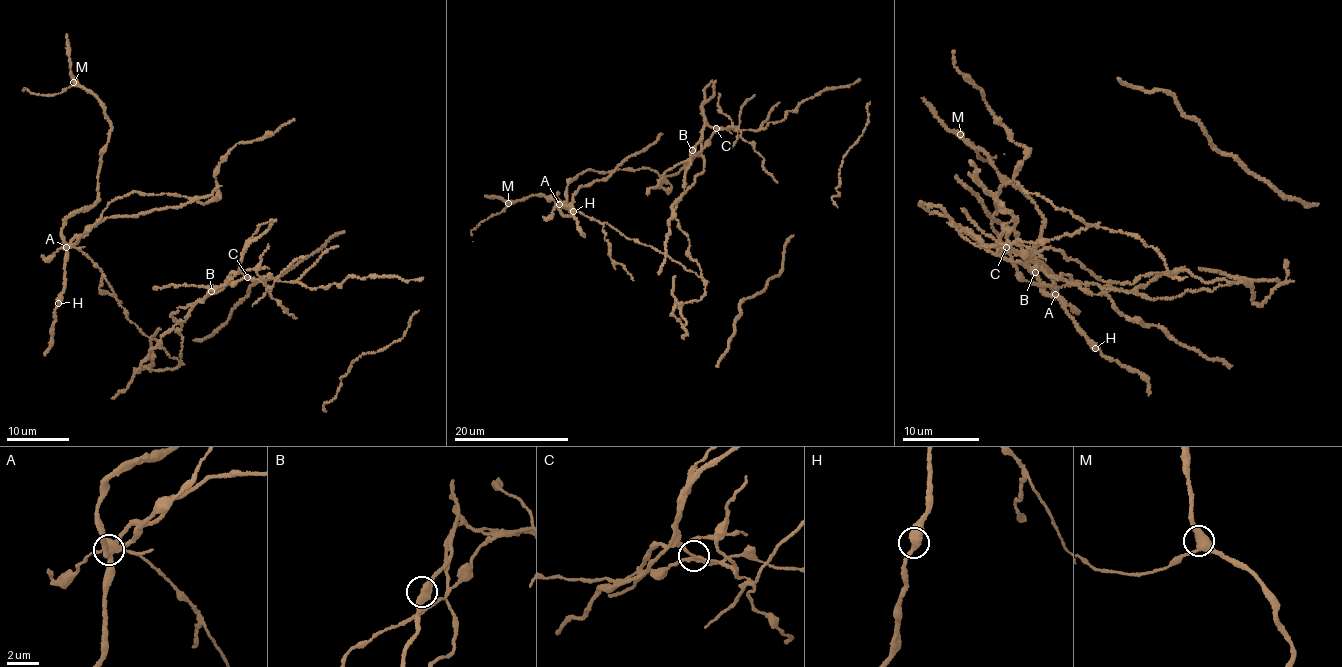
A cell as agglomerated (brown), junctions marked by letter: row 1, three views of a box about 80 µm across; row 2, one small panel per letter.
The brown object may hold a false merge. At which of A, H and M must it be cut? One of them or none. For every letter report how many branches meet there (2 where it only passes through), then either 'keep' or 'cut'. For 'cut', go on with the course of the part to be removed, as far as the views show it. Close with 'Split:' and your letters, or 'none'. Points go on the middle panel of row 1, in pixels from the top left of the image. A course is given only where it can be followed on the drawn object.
A: 6 branches meet; cut
H: 2 branches meet; keep
M: 3 branches meet; keep
Split: A

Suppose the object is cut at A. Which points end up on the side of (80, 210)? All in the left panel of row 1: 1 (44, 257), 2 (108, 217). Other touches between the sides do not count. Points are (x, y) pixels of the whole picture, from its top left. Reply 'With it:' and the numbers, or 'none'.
With it: none

